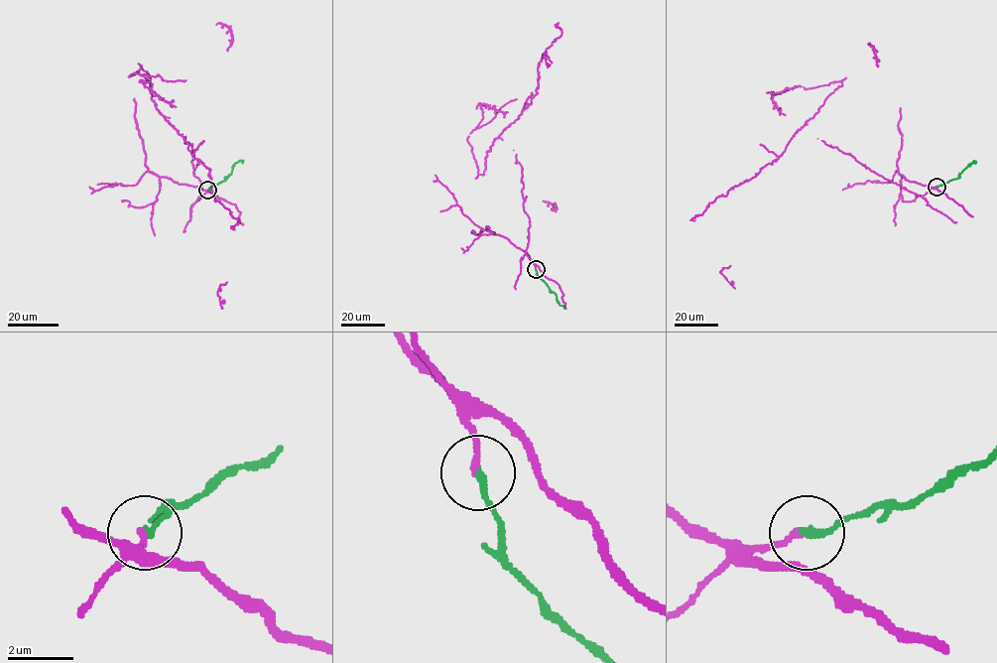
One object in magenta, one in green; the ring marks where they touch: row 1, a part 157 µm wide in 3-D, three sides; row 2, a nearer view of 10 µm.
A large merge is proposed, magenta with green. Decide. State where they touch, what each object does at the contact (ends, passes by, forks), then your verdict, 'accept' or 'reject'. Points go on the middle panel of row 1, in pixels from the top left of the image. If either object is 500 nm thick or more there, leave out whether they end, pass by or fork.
place (536, 269); magenta ends; green ends; accept

